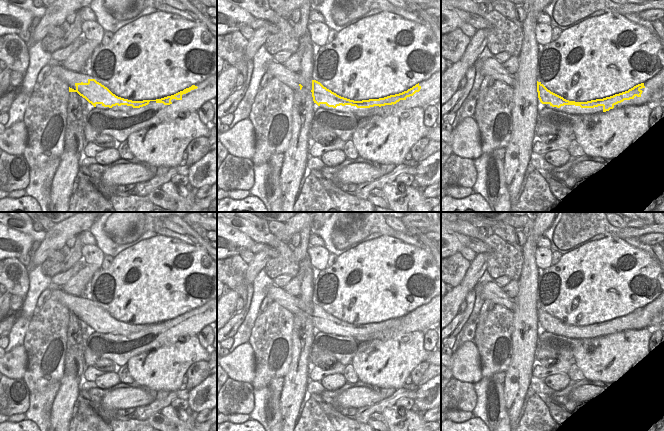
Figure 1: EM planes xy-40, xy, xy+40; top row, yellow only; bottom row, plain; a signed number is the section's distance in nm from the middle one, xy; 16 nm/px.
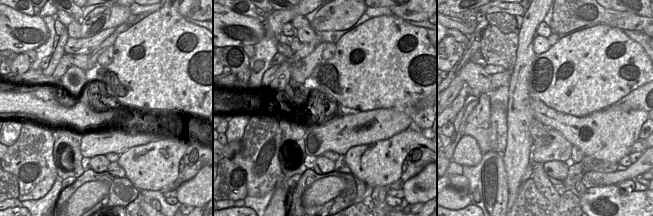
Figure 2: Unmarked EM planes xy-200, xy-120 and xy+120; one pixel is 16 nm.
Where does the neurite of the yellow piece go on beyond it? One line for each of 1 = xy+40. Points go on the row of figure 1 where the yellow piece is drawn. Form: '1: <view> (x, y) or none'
1: none

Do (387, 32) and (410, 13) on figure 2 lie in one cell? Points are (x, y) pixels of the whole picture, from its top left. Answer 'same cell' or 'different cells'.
different cells

